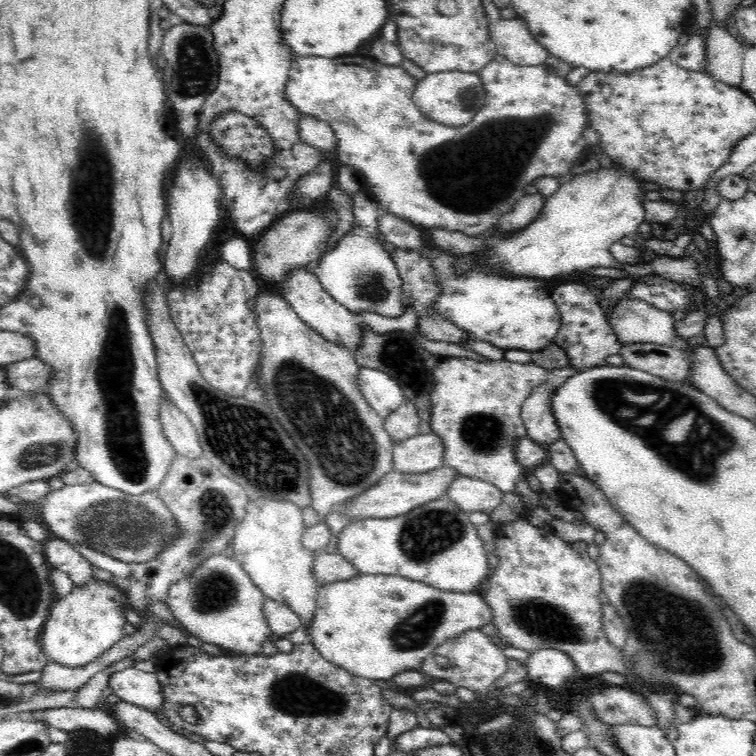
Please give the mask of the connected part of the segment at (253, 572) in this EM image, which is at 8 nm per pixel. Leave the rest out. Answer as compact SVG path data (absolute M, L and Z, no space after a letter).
M256 499L249 502L246 516L237 526L232 541L234 556L253 583L266 597L292 609L300 617L304 628L314 616L320 587L312 571L317 552L302 545L302 534L306 528L298 505L284 500Z

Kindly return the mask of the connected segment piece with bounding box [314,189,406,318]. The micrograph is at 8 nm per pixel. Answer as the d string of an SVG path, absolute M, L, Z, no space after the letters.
M365 189L355 192L351 199L354 202L353 228L335 248L323 254L314 274L322 288L355 315L368 311L382 316L401 317L406 312L401 299L403 282L391 254L379 242L379 235L382 236L378 231L381 211Z

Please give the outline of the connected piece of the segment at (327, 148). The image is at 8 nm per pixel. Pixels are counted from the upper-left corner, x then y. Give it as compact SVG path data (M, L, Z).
M302 116L298 126L302 142L316 147L319 151L330 152L336 149L337 138L326 121L313 116Z

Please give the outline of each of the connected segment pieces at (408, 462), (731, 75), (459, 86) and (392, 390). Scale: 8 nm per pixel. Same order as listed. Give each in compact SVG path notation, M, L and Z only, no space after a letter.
M434 432L395 441L393 470L404 474L432 472L445 466L444 452L444 441Z
M714 21L703 27L703 30L706 72L714 80L740 87L743 77L743 54L747 45Z
M444 71L427 74L419 80L412 93L412 100L427 119L449 127L461 127L468 124L484 106L485 96L479 73Z
M361 367L357 381L365 399L383 419L405 400L404 391L398 382L375 368Z

